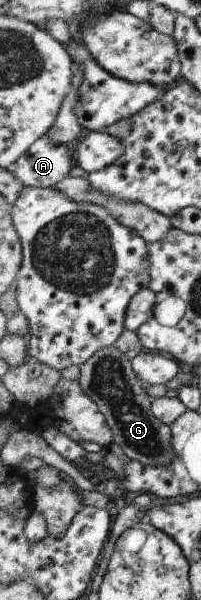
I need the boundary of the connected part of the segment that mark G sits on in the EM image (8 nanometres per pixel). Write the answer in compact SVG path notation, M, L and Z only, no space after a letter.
M112 346L100 349L80 367L79 381L84 391L103 410L115 435L115 443L132 460L136 459L152 467L170 467L178 459L173 448L172 428L153 413L153 400L146 395L143 383L134 371L132 360L123 351Z

